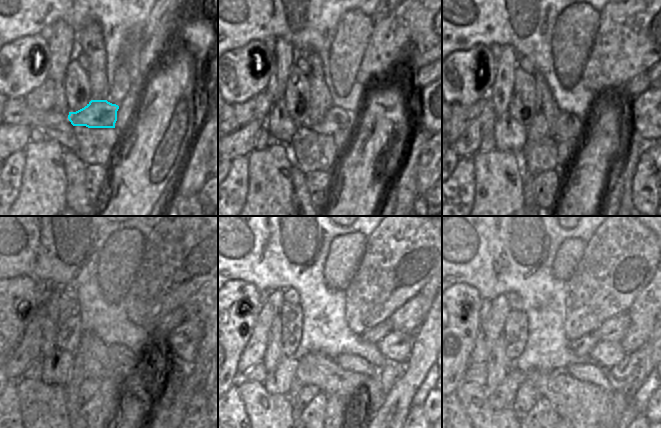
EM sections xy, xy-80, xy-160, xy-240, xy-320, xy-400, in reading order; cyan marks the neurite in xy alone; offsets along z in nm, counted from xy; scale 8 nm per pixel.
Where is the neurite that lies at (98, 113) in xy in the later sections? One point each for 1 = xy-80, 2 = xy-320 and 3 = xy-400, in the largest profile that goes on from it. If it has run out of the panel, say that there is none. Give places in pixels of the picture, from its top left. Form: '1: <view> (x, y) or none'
1: xy-80 (337, 122)
2: xy-320 (351, 362)
3: xy-400 (591, 372)

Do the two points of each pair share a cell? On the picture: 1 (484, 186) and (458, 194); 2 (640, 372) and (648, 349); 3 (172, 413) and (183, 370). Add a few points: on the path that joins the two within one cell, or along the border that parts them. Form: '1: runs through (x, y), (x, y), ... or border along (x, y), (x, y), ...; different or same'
1: border along (472, 166), (474, 174), (473, 205); different
2: runs through (645, 366), (648, 363), (648, 355); same
3: border along (192, 370), (183, 379), (172, 402), (164, 408); different

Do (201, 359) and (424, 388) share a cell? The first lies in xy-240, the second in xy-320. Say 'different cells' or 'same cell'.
different cells

